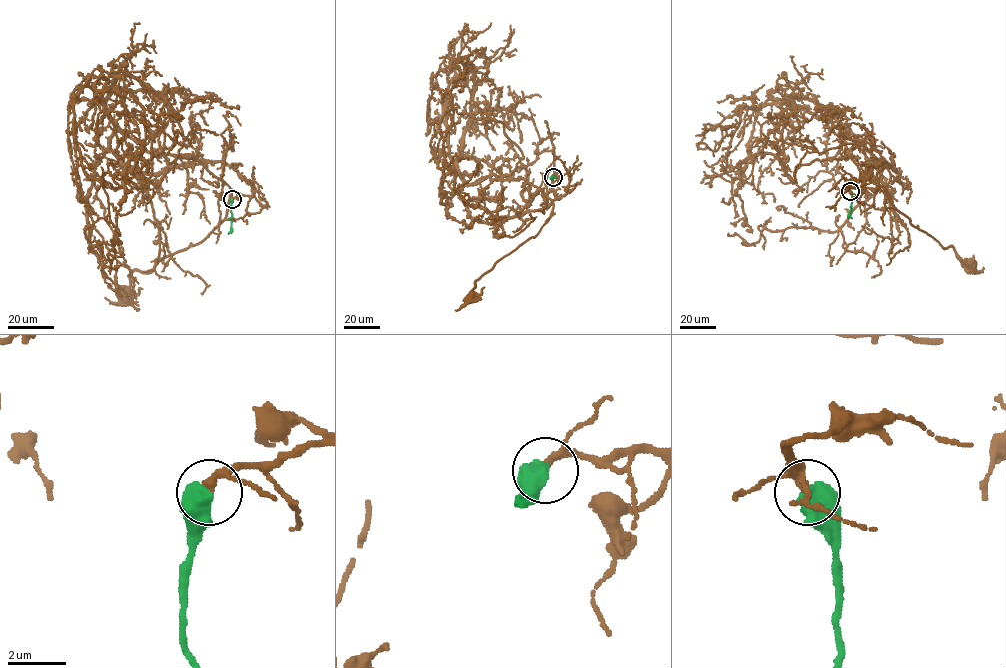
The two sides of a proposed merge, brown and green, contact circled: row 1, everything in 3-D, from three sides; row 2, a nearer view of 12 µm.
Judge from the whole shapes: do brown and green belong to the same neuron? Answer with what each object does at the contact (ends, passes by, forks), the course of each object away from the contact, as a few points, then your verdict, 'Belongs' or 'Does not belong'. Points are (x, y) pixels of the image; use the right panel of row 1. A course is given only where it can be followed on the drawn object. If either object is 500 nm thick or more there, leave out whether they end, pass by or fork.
Course of brown: (850, 191), (879, 163), (896, 172), (859, 139), (850, 157), (862, 173), (913, 226), (973, 265). Course of green: (850, 191), (851, 218). Belongs

